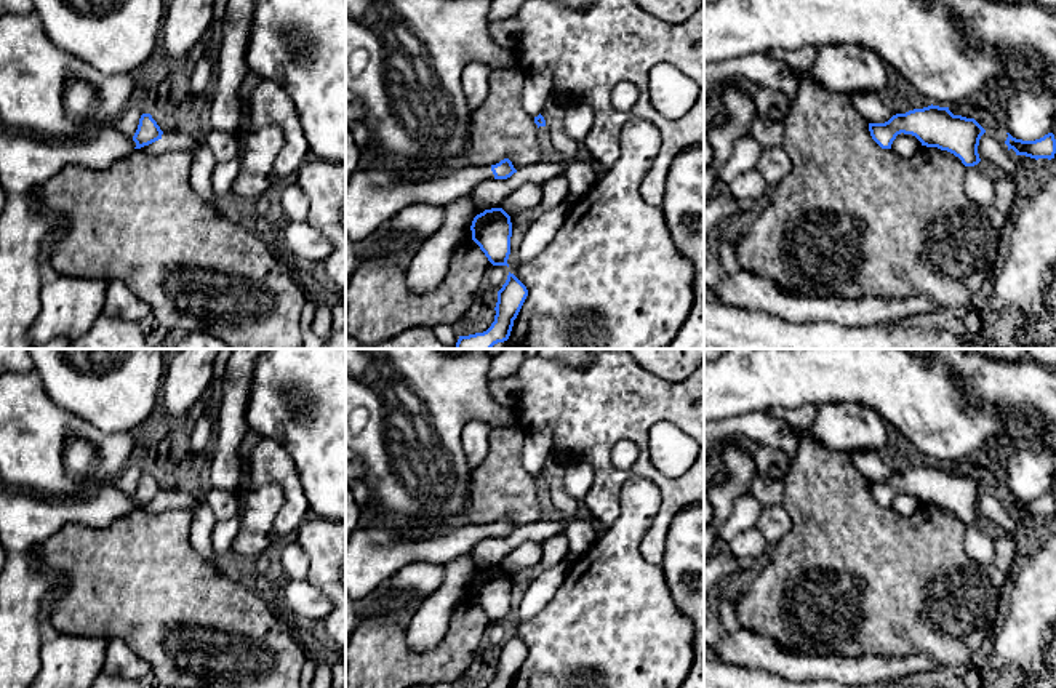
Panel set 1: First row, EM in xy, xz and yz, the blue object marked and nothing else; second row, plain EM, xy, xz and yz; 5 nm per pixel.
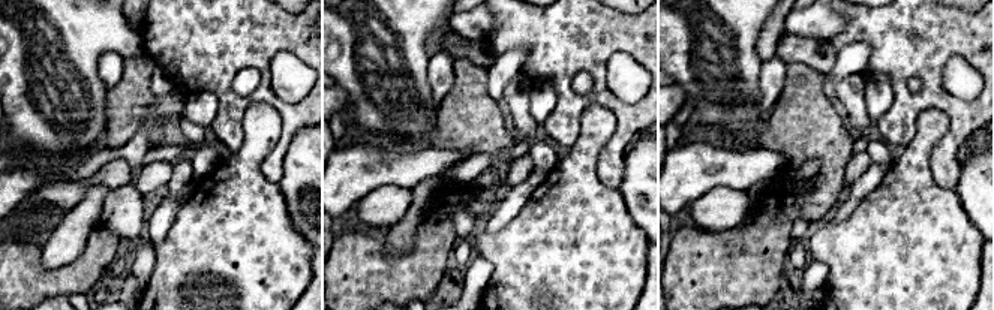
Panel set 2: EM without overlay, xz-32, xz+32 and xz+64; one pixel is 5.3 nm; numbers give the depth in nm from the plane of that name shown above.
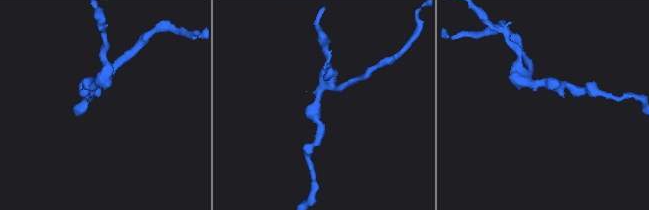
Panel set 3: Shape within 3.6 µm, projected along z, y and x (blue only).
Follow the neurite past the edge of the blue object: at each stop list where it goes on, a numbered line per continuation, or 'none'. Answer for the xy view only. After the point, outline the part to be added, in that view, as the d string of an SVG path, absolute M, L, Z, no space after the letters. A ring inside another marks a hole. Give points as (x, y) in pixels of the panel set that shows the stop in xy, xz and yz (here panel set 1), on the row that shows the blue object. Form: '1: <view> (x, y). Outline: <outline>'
1: xy (26, 160). Outline: M112 123L83 139L50 139L0 125L0 186L6 192L0 213L0 349L32 349L29 331L42 307L40 291L46 275L40 267L40 251L48 222L34 210L34 194L64 166L106 170L134 147L133 138L120 133Z

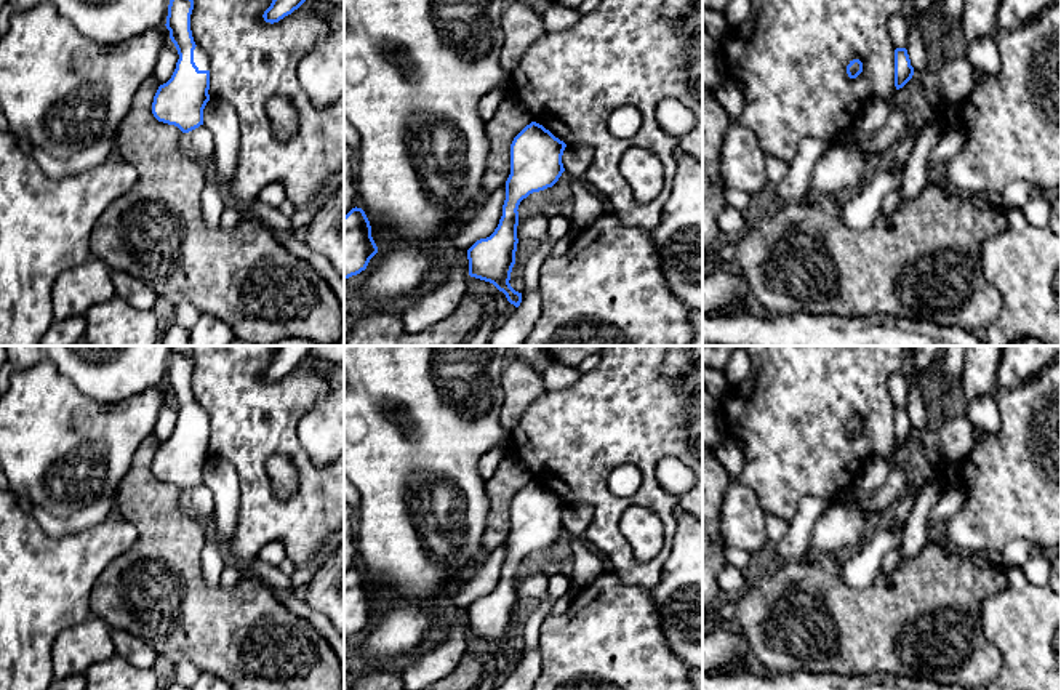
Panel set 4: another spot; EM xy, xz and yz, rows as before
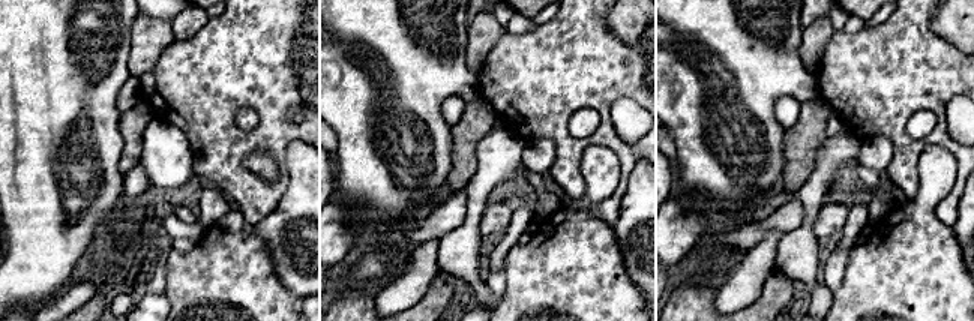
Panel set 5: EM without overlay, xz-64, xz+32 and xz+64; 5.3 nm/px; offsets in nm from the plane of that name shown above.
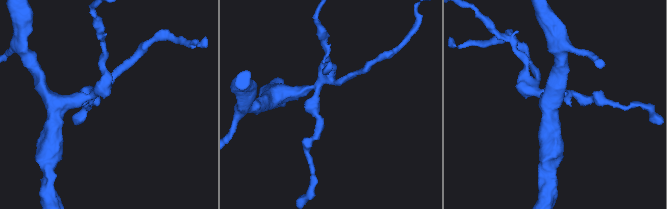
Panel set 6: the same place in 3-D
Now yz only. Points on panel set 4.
none

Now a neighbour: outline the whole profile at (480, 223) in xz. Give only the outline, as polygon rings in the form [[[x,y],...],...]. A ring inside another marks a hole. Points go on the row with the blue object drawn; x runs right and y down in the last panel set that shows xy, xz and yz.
[[[506,184],[491,192],[486,200],[469,211],[450,232],[448,250],[469,250],[477,240],[490,237],[502,216]]]

